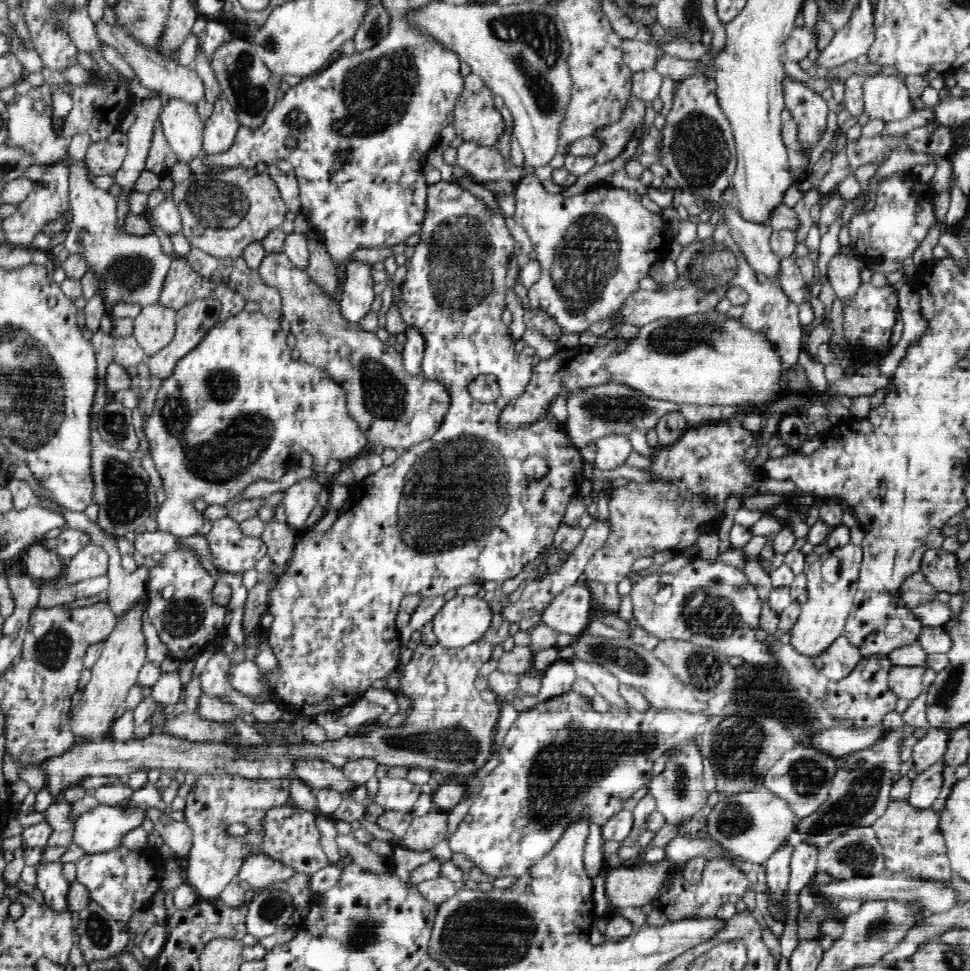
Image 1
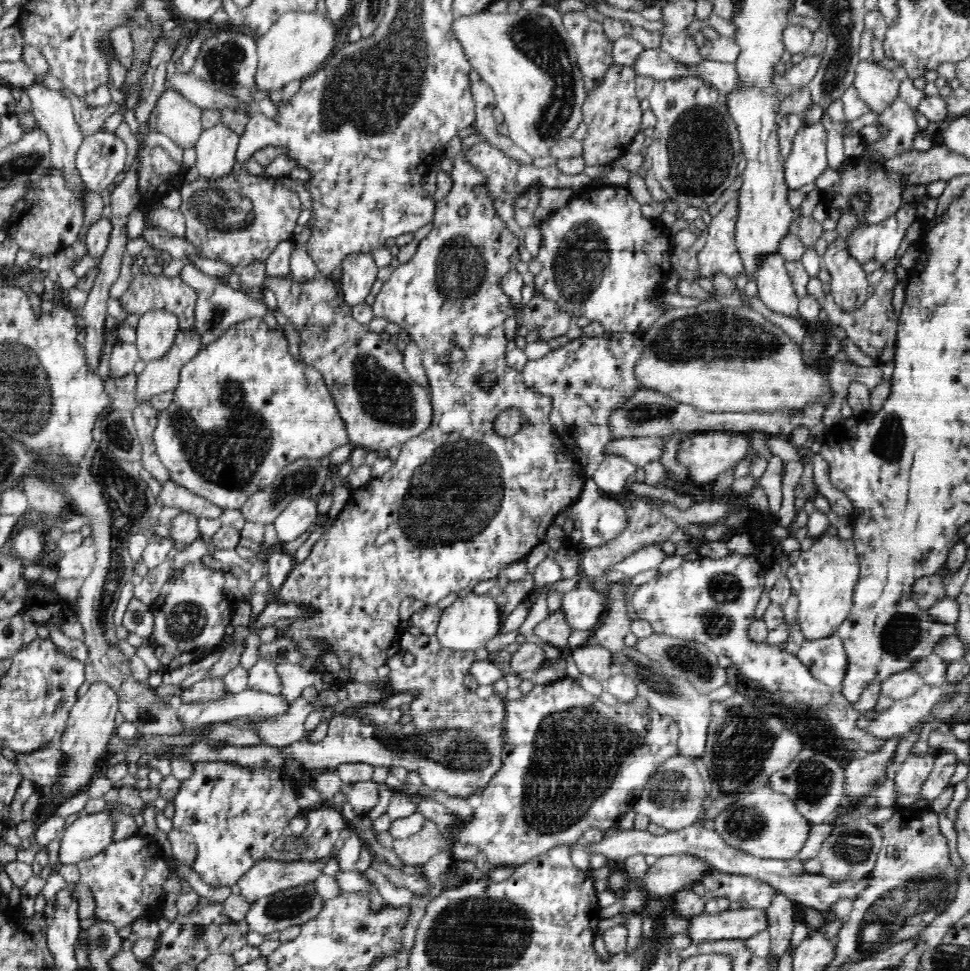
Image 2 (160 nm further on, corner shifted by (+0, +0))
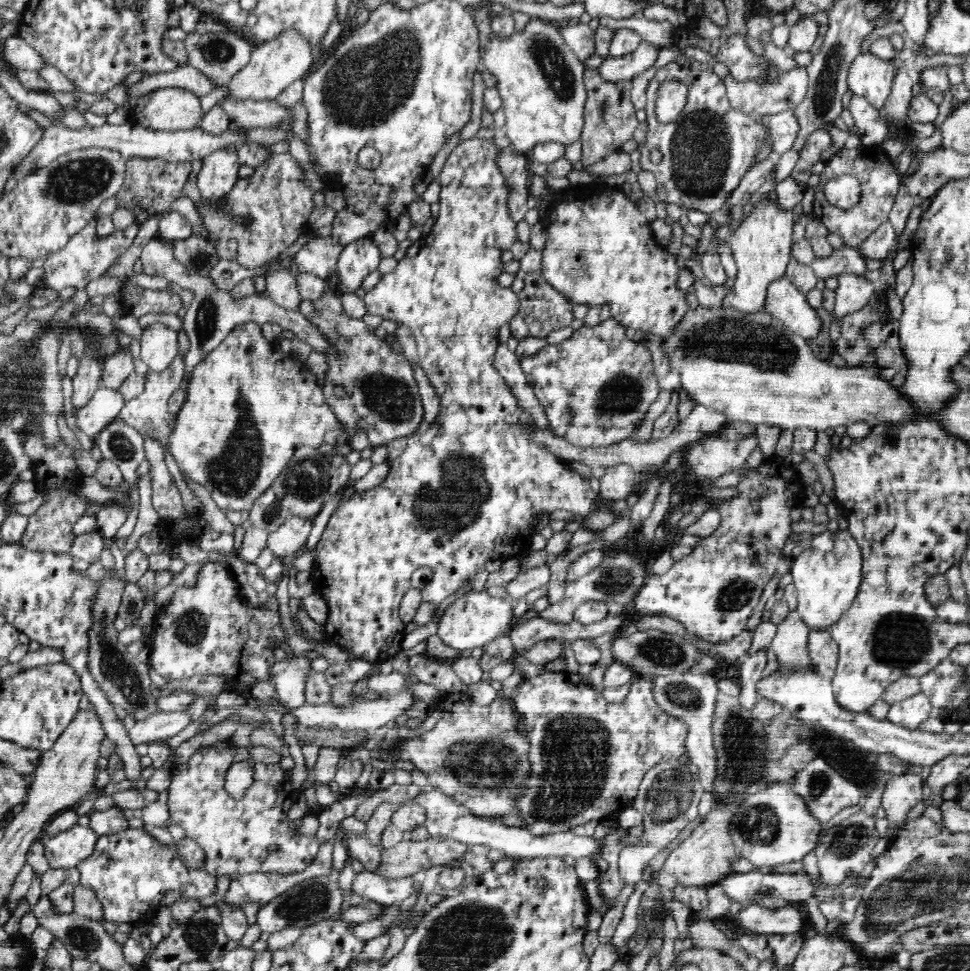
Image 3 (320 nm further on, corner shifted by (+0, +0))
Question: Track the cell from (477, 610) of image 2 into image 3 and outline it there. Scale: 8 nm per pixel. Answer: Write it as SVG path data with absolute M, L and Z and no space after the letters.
M471 592L450 603L442 613L438 623L437 636L449 648L458 651L483 648L492 640L506 634L514 625L512 603L509 598L490 596L488 592Z

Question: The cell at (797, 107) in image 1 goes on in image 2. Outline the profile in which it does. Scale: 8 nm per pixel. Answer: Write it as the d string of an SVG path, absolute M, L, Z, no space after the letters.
M802 119L802 126L792 140L792 148L786 160L786 184L789 185L789 190L798 190L806 184L814 183L829 168L827 162L827 134L821 121L815 125L805 125Z

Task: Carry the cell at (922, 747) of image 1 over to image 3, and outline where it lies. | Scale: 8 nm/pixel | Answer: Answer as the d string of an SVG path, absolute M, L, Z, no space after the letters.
M908 770L887 780L881 798L880 814L895 828L902 828L908 812L922 801L925 772Z

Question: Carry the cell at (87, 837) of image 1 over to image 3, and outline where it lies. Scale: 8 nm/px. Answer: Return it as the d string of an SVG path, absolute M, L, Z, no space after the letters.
M74 824L53 837L44 837L45 857L49 868L66 870L76 867L93 854L99 835L89 826Z

